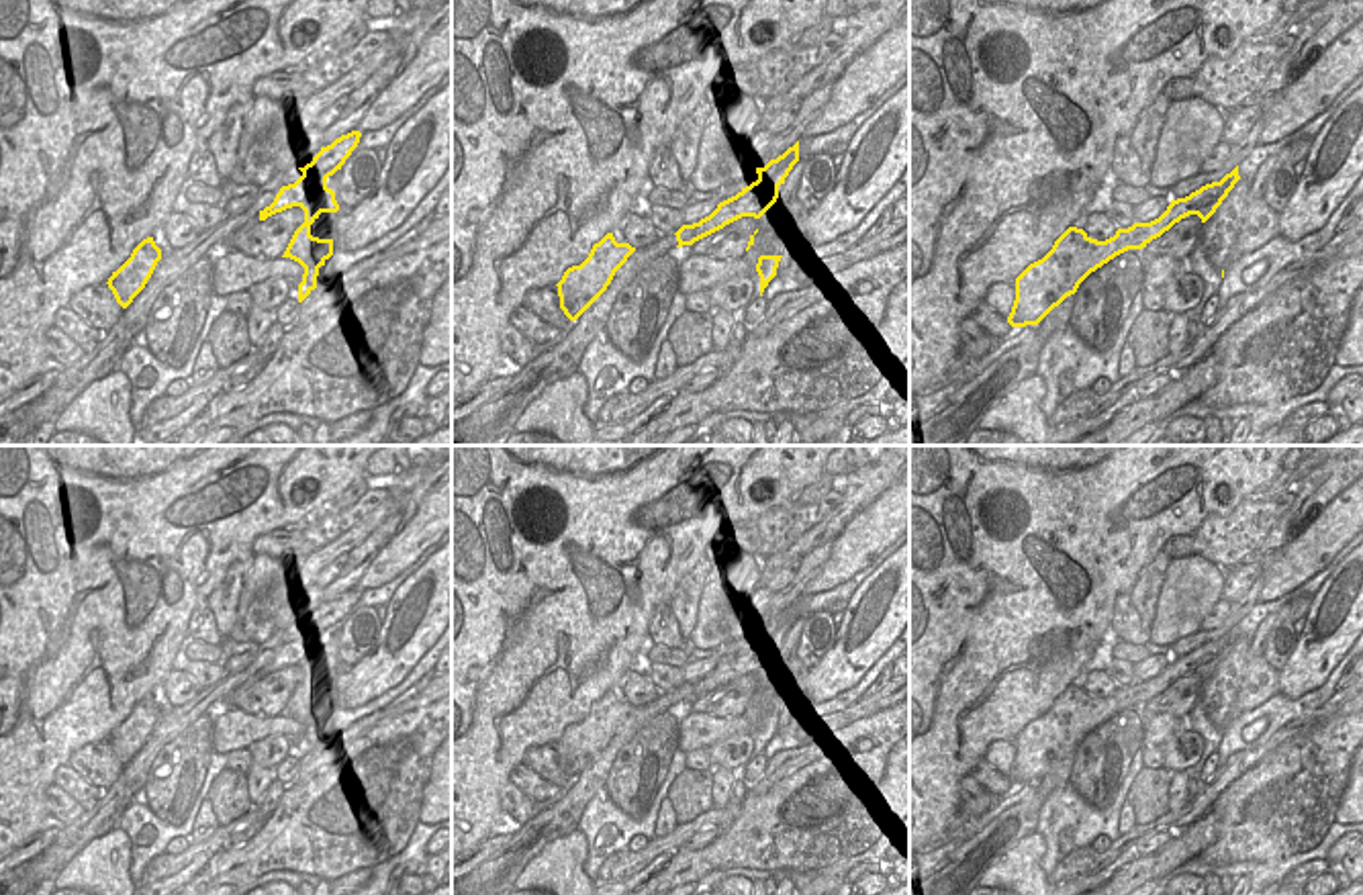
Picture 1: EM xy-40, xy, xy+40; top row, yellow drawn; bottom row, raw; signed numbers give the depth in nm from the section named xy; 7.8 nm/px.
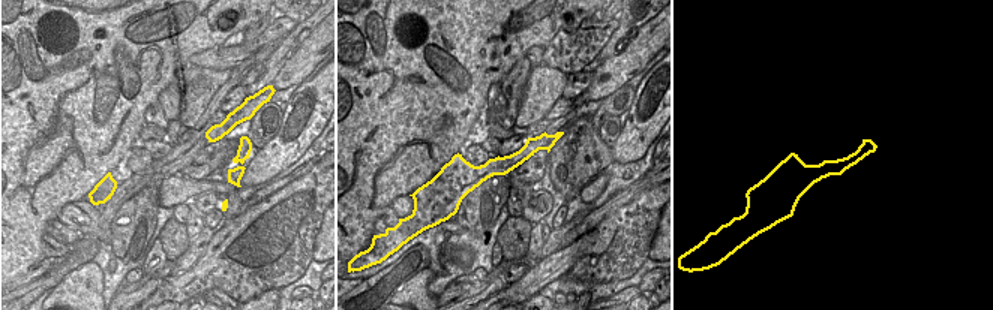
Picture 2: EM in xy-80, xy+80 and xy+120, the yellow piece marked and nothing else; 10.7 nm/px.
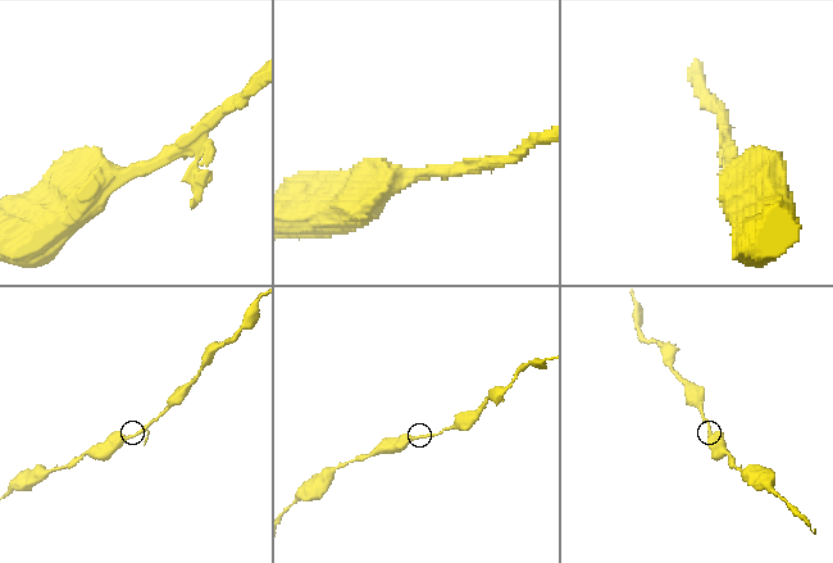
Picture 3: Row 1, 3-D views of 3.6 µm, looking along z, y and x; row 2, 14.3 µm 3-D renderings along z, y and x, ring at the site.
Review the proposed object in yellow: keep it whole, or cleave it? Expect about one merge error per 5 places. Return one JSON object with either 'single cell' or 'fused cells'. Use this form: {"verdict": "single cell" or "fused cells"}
{"verdict": "single cell"}

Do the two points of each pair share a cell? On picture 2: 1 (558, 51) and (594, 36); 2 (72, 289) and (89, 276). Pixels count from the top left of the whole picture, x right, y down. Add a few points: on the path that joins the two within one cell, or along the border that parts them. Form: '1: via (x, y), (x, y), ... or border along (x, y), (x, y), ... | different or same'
1: via (567, 51), (575, 51), (585, 44) | same
2: via (77, 288), (84, 280) | same

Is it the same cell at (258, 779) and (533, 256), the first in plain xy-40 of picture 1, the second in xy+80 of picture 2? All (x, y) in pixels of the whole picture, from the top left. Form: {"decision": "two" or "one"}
{"decision": "one"}

